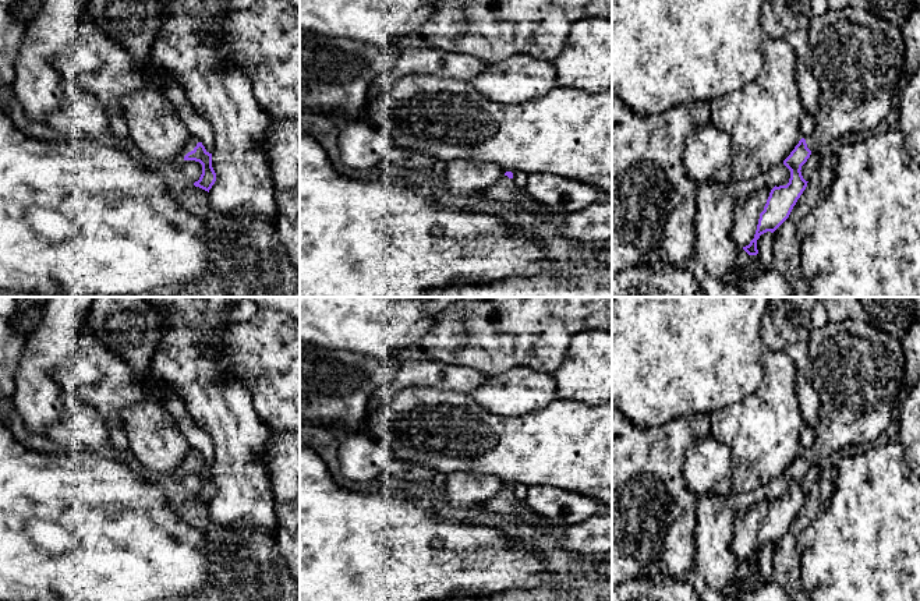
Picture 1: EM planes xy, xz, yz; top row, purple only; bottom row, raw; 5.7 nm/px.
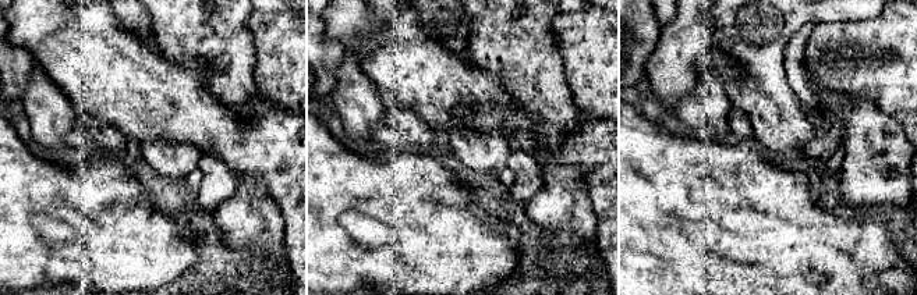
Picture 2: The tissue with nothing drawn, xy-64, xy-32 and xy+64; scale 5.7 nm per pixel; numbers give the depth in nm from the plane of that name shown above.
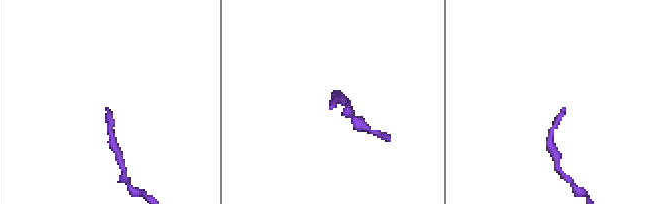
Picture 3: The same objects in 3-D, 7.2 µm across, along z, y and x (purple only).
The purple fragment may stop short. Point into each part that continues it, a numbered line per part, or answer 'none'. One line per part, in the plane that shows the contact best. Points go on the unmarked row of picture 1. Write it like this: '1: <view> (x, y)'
1: xy (193, 453)

